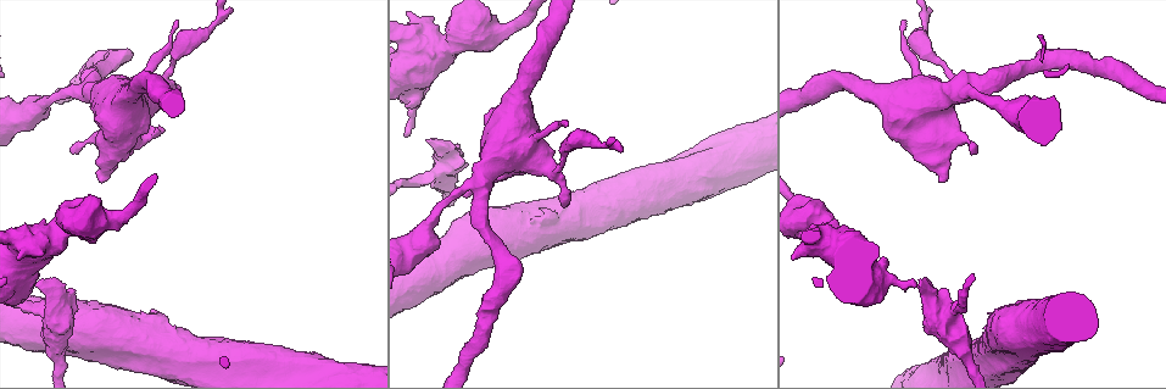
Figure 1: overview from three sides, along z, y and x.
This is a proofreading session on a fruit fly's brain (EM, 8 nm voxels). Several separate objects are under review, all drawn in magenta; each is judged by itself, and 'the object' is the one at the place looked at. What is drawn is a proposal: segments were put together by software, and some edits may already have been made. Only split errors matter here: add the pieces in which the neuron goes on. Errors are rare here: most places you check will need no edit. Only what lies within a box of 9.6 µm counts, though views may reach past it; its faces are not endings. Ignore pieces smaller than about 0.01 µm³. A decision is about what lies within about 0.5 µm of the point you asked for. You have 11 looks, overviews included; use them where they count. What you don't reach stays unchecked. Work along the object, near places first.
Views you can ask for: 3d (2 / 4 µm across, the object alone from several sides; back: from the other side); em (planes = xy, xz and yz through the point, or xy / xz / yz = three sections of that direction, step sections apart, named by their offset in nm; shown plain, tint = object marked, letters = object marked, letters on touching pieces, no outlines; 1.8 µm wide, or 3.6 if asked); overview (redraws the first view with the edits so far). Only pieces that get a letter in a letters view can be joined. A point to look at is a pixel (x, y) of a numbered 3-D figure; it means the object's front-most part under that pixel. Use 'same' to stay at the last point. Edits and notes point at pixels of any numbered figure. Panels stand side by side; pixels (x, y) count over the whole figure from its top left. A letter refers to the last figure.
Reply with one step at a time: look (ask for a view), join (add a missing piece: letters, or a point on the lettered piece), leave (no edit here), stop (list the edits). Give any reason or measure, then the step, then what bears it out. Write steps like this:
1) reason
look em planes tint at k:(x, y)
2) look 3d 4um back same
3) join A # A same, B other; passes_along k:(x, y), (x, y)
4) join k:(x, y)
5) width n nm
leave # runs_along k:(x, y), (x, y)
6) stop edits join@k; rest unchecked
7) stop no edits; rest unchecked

an open end
look 3d 2um at 1:(562, 205)

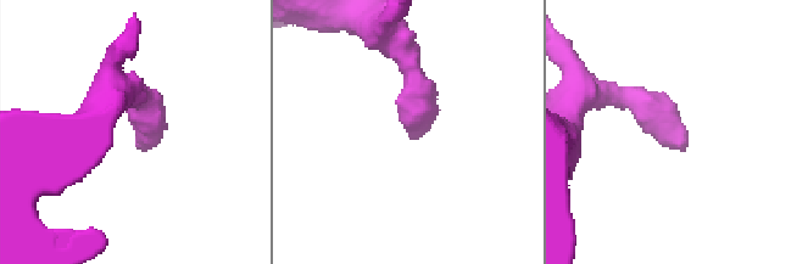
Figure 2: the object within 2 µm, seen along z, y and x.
look em planes tint at 2:(145, 150)

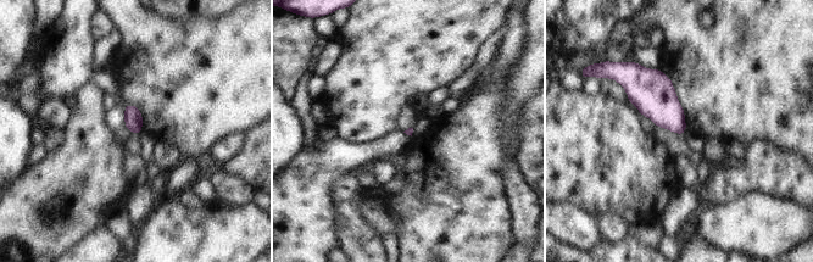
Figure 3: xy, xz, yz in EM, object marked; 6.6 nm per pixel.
look em planes letters same

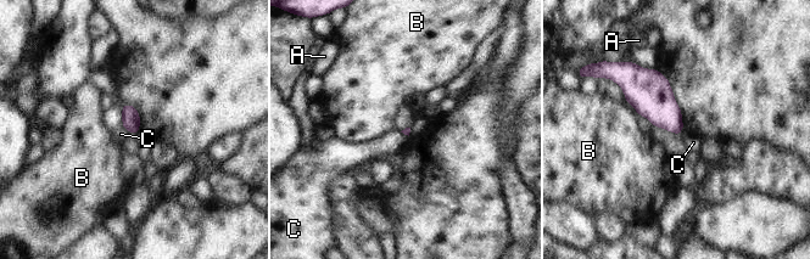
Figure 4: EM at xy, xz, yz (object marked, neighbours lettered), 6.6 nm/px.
leave # A other, B other, C other; border 4:(122, 125), (130, 133); no lettered piece goes on from it

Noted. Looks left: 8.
thin end
look em planes plain at 1:(178, 21)

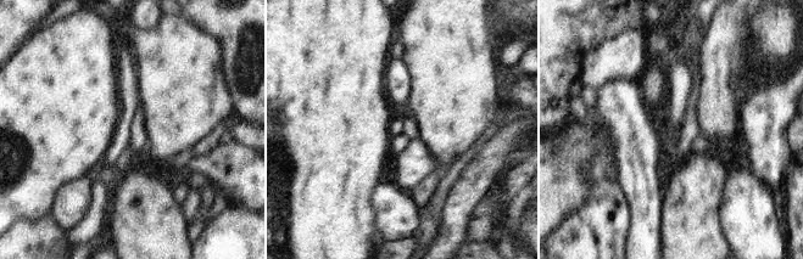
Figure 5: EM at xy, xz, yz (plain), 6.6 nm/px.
look em planes letters same

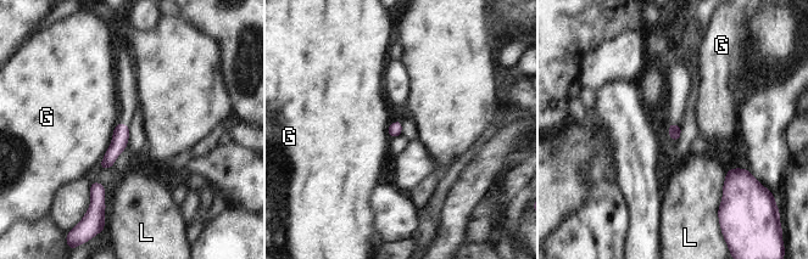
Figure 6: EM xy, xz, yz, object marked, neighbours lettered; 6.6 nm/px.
leave # G other, L other; border 6:(116, 122), (110, 146), (98, 167); none of them fits

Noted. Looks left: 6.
an open end
look em planes letters at 1:(972, 152)

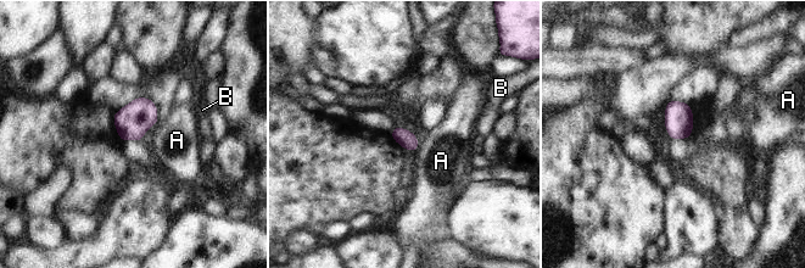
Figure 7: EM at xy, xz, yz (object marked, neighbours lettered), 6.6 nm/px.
width 120 nm
leave # A other, B other; border 7:(419, 143), (413, 152); no lettered piece goes on from it

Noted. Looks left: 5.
thick end
look em planes letters at 1:(920, 279)

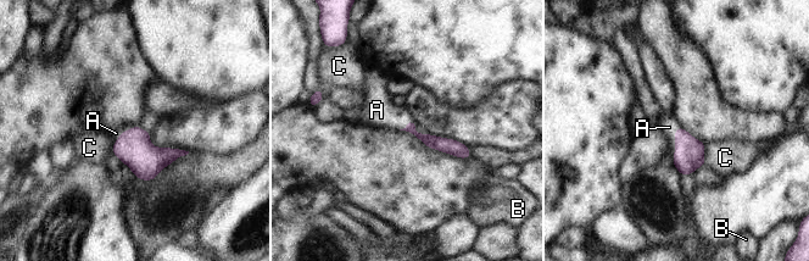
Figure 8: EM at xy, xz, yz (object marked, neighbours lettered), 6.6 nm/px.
join A # A same, B other, C other; passes_along 8:(133, 148), (123, 132), (116, 133); it goes on there

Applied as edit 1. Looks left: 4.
stop edits join@8; rest unchecked

